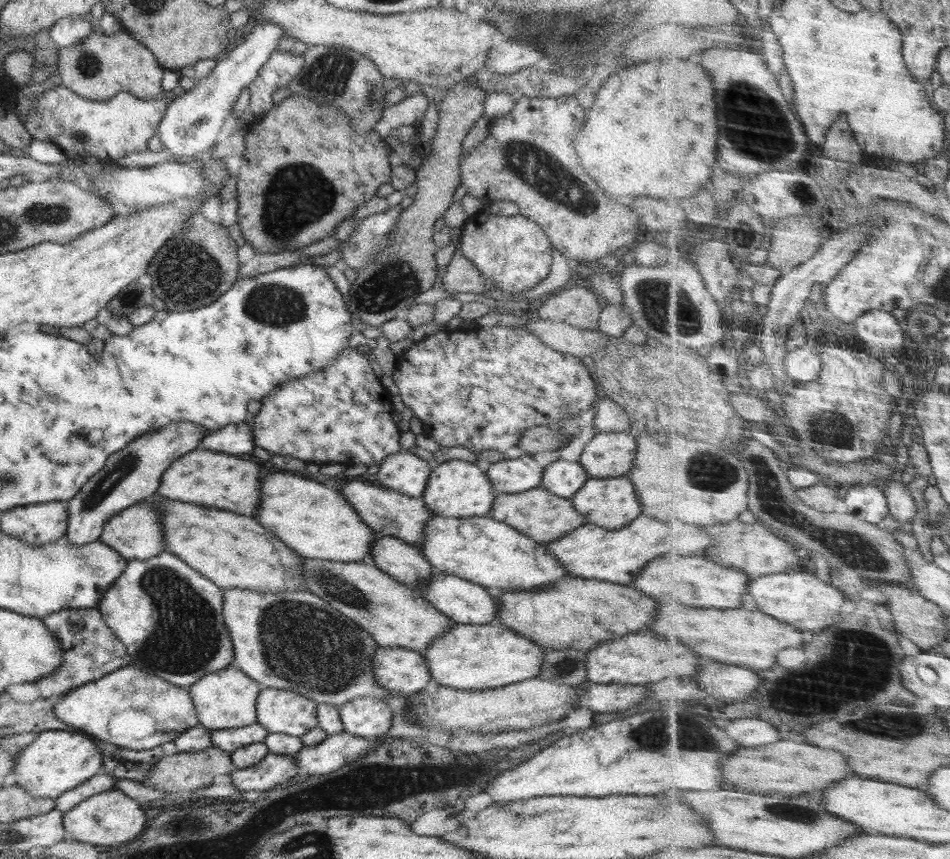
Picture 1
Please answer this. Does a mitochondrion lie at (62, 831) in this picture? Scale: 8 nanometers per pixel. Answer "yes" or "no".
no

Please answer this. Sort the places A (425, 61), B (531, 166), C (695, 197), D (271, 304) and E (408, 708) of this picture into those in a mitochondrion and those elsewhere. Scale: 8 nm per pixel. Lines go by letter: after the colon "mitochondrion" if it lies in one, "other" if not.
A: other
B: mitochondrion
C: other
D: mitochondrion
E: other

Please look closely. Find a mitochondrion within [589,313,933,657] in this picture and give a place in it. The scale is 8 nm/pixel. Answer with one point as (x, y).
(850, 548)

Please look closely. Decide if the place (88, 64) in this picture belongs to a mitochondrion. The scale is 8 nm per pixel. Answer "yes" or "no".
yes

